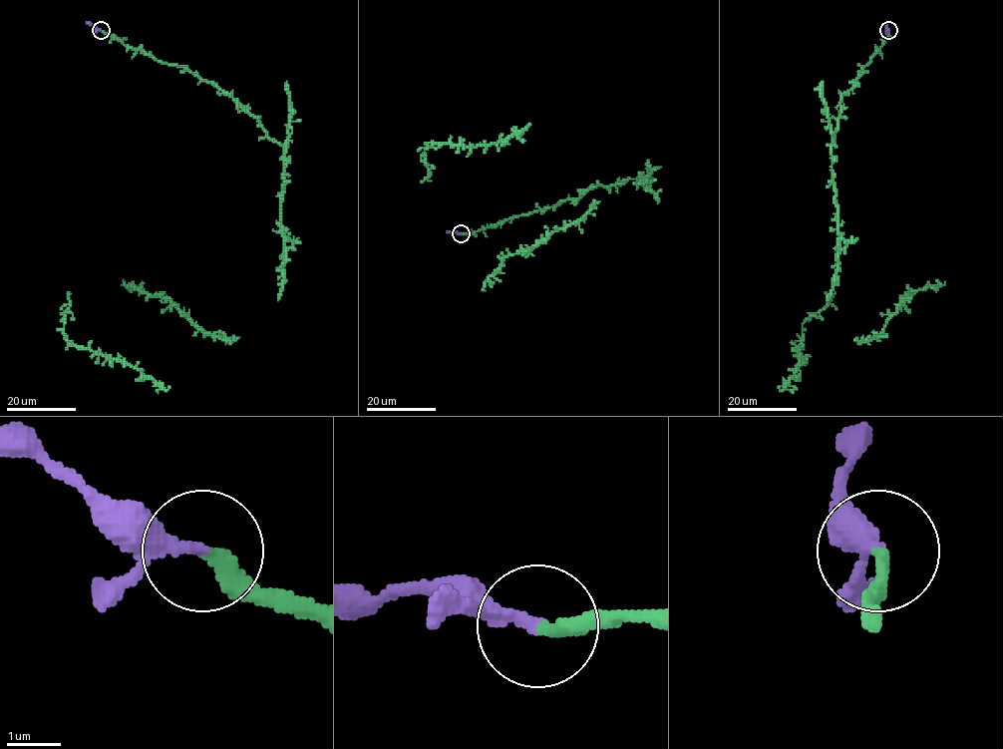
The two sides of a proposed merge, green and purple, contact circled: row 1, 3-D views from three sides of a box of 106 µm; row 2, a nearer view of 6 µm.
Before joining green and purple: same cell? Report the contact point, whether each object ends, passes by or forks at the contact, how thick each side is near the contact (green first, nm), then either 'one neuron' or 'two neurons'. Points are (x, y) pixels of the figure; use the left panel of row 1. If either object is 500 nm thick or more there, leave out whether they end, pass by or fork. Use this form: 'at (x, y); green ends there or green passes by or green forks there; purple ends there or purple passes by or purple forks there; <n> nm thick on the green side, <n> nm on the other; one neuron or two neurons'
at (101, 30); green ends there; purple ends there; 280 nm thick on the green side, 240 nm on the other; one neuron

